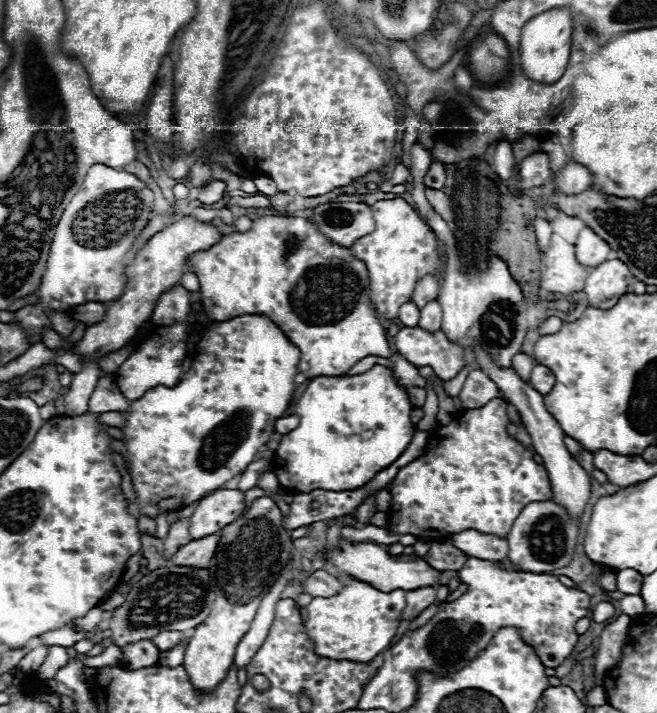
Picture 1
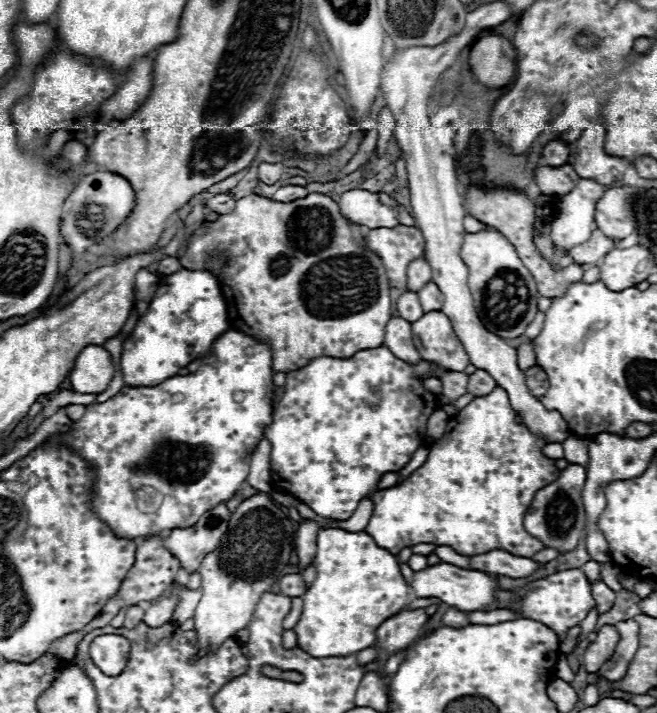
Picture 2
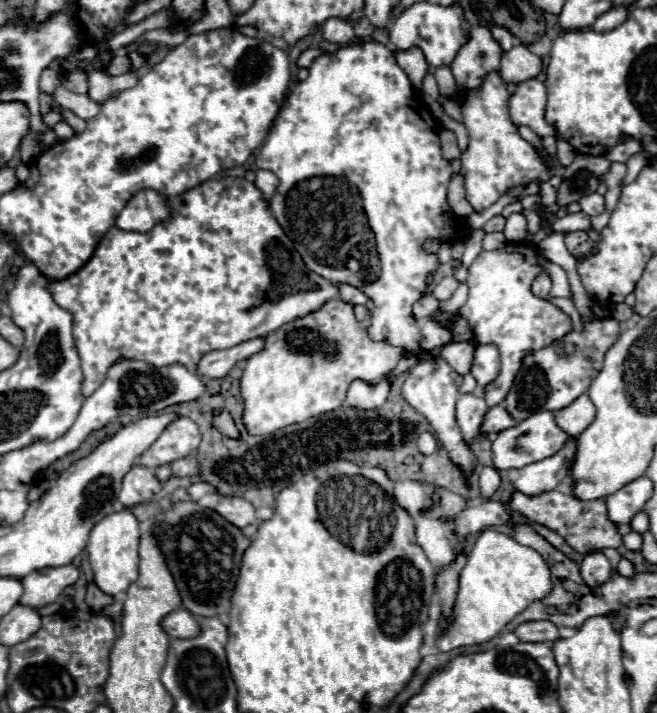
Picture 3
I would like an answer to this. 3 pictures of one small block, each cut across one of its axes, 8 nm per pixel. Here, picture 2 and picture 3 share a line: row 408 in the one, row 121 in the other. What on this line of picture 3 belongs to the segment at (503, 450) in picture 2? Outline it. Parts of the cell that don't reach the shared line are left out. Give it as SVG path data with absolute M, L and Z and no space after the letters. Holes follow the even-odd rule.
M488 72L482 86L466 90L462 98L462 124L468 132L468 146L460 154L460 174L464 178L466 200L476 212L492 206L514 186L544 182L556 174L556 166L552 162L546 164L546 158L542 158L540 152L518 134L518 128L508 114L508 98L510 94L498 72Z

